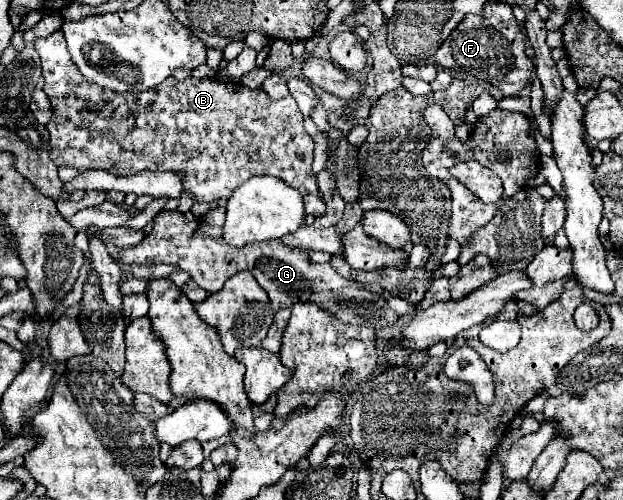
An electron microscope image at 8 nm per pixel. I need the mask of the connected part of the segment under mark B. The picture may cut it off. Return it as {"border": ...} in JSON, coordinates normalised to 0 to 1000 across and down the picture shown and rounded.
{"border":[[[91,60],[75,76],[59,76],[56,100],[69,128],[69,180],[85,212],[75,260],[82,272],[79,312],[91,332],[117,332],[130,344],[152,336],[185,352],[207,352],[230,340],[291,340],[297,344],[297,380],[303,380],[313,400],[326,404],[368,396],[377,372],[403,352],[432,348],[457,360],[486,388],[493,428],[515,432],[522,424],[522,408],[512,396],[509,364],[499,344],[502,276],[490,264],[486,228],[467,192],[438,204],[422,180],[400,180],[380,164],[316,160],[310,152],[294,164],[271,152],[255,176],[242,176],[242,184],[188,188],[172,184],[130,152],[108,104],[101,60]]]}

